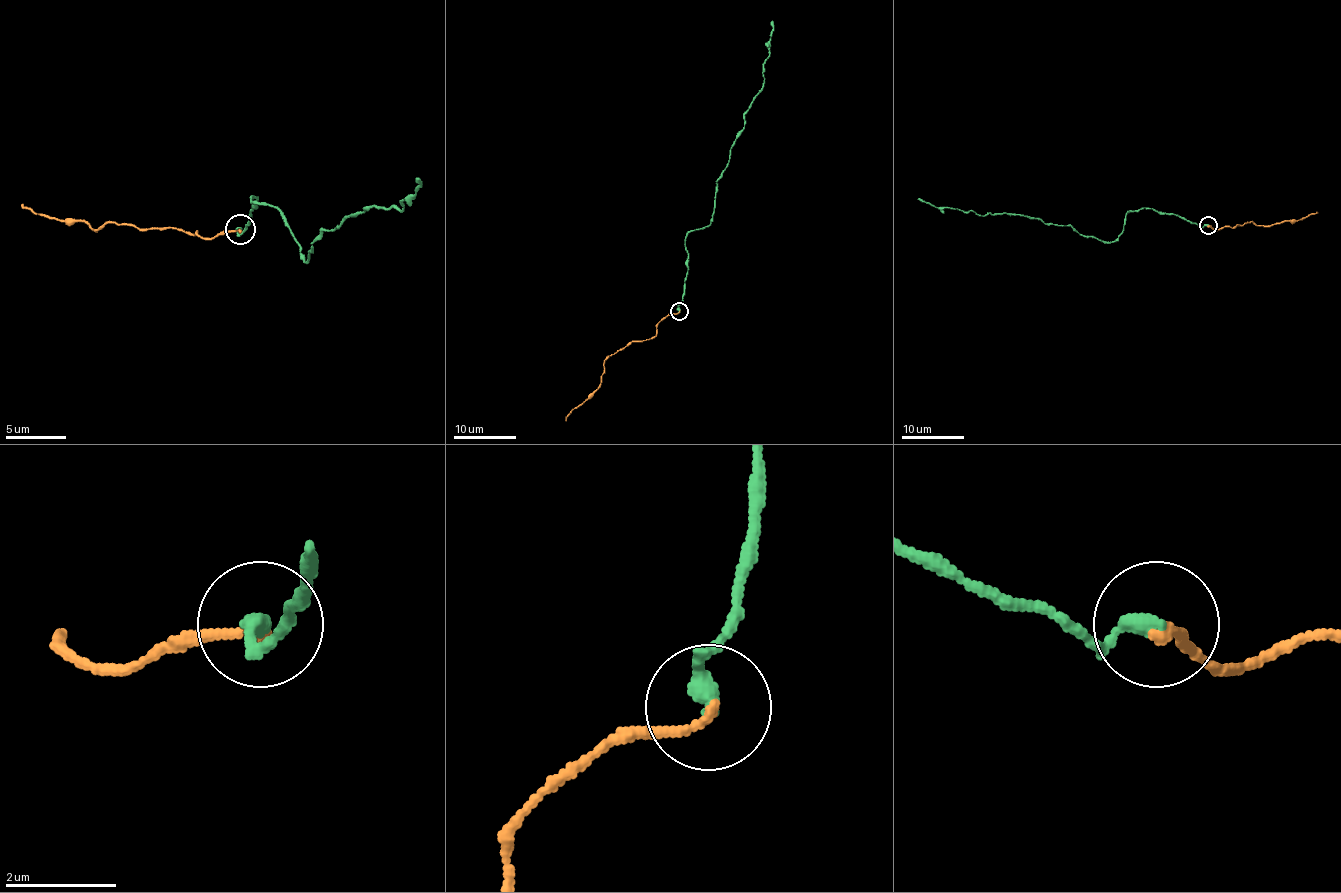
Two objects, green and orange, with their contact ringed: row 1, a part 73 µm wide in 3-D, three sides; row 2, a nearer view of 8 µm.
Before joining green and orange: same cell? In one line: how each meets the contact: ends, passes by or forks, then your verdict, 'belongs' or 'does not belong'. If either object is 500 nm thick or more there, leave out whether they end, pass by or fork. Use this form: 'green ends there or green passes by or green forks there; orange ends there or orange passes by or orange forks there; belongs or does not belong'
green ends there; orange ends there; belongs

